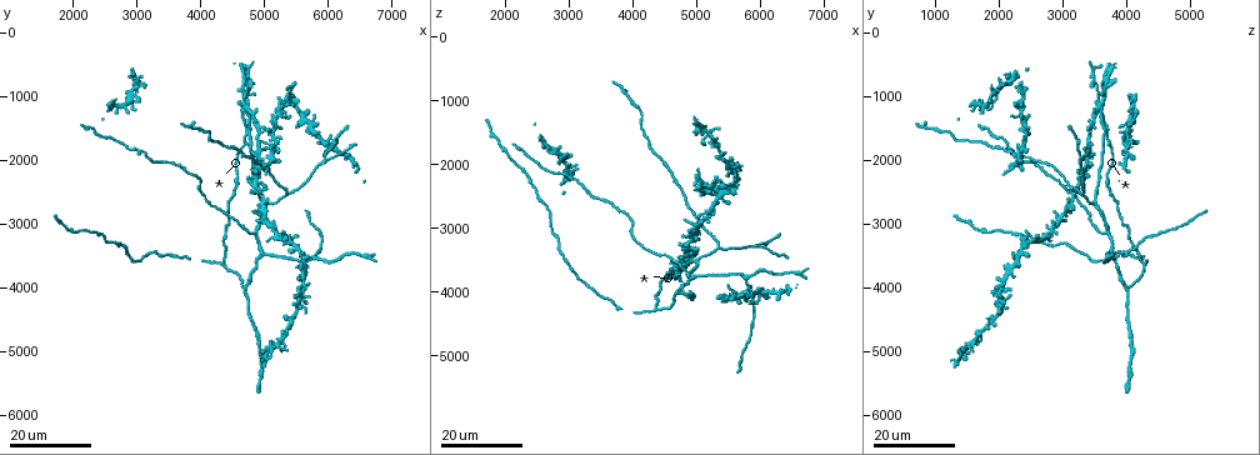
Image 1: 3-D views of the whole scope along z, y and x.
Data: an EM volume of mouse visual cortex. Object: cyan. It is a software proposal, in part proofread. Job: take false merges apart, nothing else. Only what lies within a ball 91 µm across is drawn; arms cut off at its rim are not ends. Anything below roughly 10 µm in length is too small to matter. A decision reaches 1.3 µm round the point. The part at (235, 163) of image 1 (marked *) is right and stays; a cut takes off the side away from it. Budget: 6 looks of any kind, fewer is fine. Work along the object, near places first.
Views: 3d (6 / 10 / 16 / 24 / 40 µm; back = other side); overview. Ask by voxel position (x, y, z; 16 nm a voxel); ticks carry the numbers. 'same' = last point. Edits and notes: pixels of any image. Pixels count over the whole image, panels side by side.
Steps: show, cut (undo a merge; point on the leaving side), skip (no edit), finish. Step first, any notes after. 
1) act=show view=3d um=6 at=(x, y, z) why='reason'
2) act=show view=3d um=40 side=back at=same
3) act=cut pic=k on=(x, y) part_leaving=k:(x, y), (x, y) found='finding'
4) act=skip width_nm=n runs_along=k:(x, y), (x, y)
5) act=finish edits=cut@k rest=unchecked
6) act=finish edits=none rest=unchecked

act=show view=3d um=16 at=(5050, 2650, 3500) why='thin arm on a thick one'

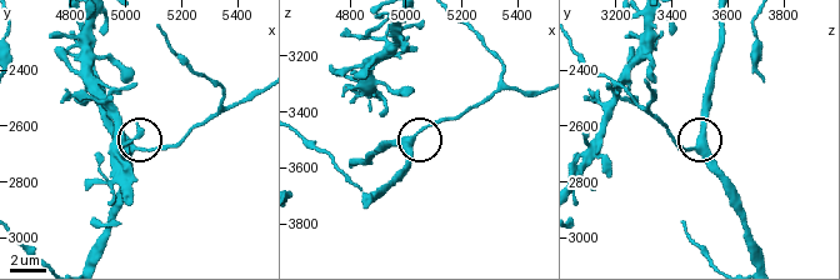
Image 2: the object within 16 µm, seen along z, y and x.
act=show view=3d um=6 at=(5010, 2670, 3500) why='closer look'

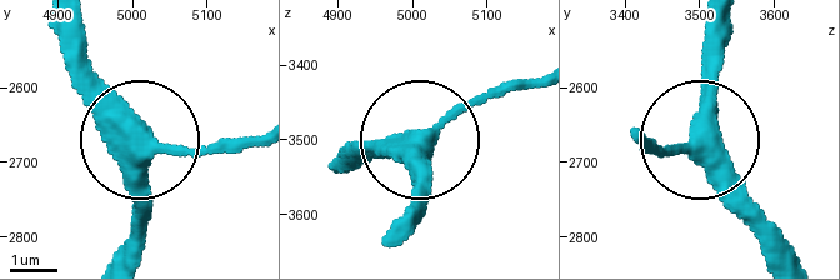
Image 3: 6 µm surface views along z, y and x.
act=skip runs_along=3:(724, 23), (704, 139), (644, 154) found='all the same neuron'

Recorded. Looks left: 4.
act=show view=3d um=24 at=(5400, 2500, 3300) why='three-way junction'

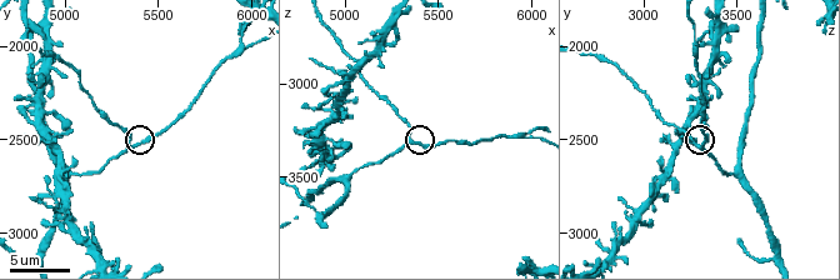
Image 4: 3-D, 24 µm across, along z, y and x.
act=show view=3d um=6 at=(5340, 2540, 3300) why='closer look'

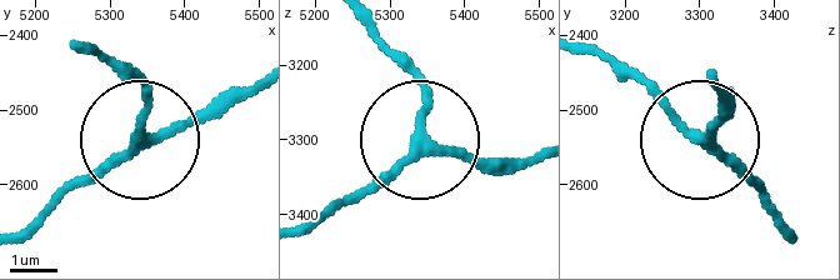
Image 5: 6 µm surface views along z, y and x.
act=skip arms=3 found='continuous, no second neuron'

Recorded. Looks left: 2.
act=show view=3d um=24 at=(4750, 1650, 3650) why='thick turns thin'

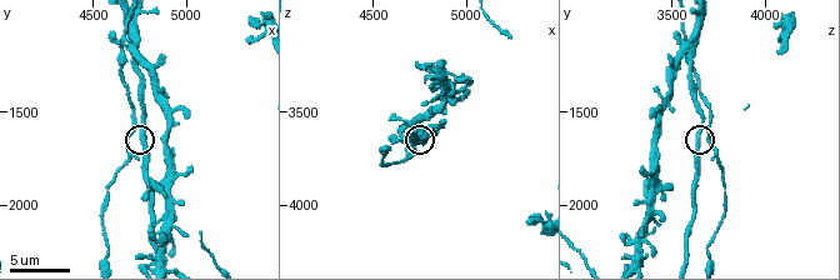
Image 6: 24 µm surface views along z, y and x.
act=show view=3d um=6 at=(4760, 1640, 3640)

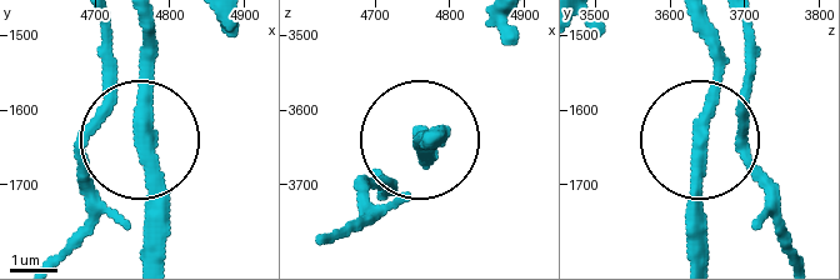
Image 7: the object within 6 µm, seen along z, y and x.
act=skip runs_along=7:(149, 28), (136, 135), (149, 254) found='one neuron here'

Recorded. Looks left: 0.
act=finish edits=none rest=unchecked

